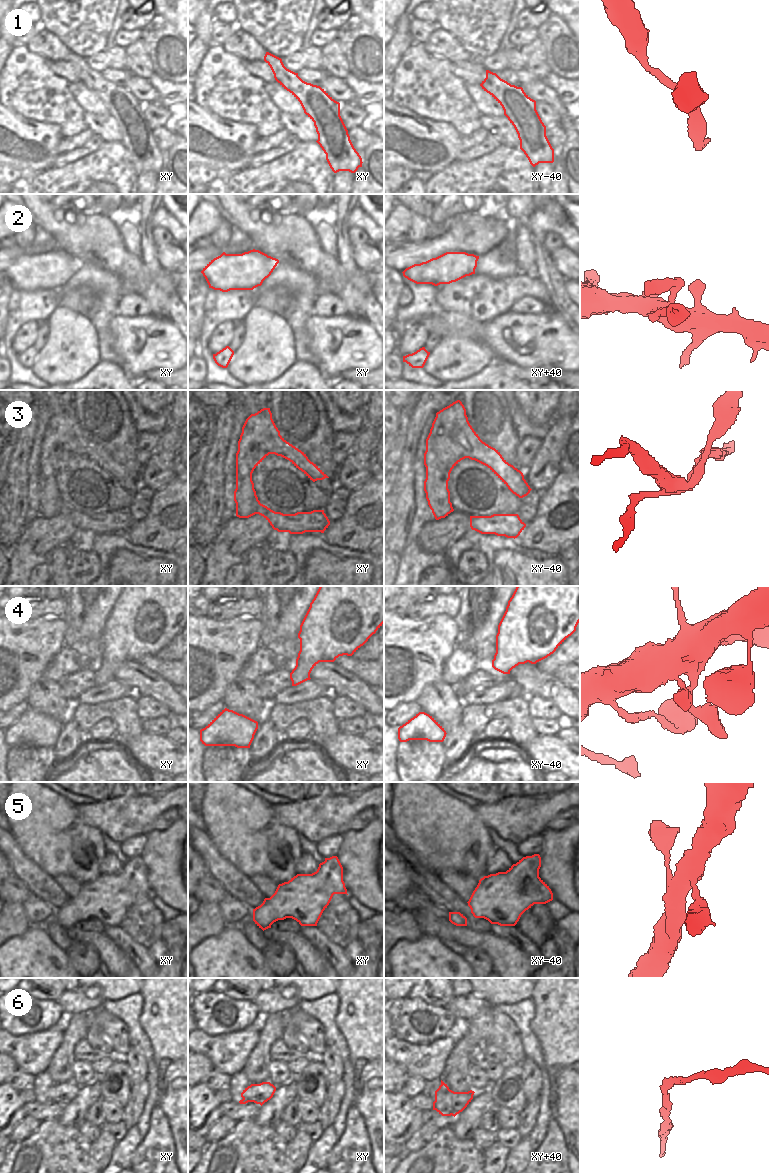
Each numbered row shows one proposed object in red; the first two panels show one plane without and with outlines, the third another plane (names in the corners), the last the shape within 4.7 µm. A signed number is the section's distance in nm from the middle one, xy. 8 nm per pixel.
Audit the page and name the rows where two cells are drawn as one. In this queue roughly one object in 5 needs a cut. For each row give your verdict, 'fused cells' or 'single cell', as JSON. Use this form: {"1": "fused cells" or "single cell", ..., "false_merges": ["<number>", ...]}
{"1": "single cell", "2": "single cell", "3": "fused cells", "4": "single cell", "5": "single cell", "6": "fused cells", "false_merges": ["3", "6"]}

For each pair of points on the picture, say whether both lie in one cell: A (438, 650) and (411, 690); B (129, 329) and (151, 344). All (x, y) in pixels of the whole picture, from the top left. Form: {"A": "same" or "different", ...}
{"A": "same", "B": "same"}

